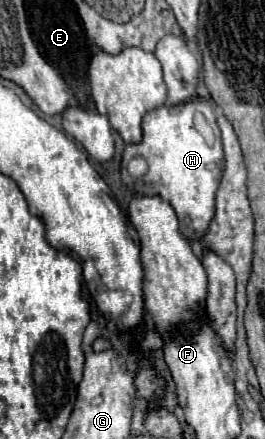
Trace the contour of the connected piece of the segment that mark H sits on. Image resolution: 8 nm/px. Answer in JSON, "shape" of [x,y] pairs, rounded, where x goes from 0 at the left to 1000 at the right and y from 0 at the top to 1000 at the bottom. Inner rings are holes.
{"shape":[[[736,216],[728,226],[668,239],[623,239],[623,244],[585,244],[540,267],[540,317],[532,326],[494,326],[464,344],[464,367],[457,367],[457,403],[464,417],[502,431],[517,444],[600,444],[623,458],[638,458],[675,494],[683,508],[683,531],[706,544],[751,544],[781,526],[781,508],[796,503],[796,490],[811,485],[811,435],[826,426],[834,390],[842,390],[842,339],[834,339],[834,303],[811,276],[804,239]],[[502,358],[555,358],[555,394],[525,408],[494,403],[479,390],[479,371]]]}

